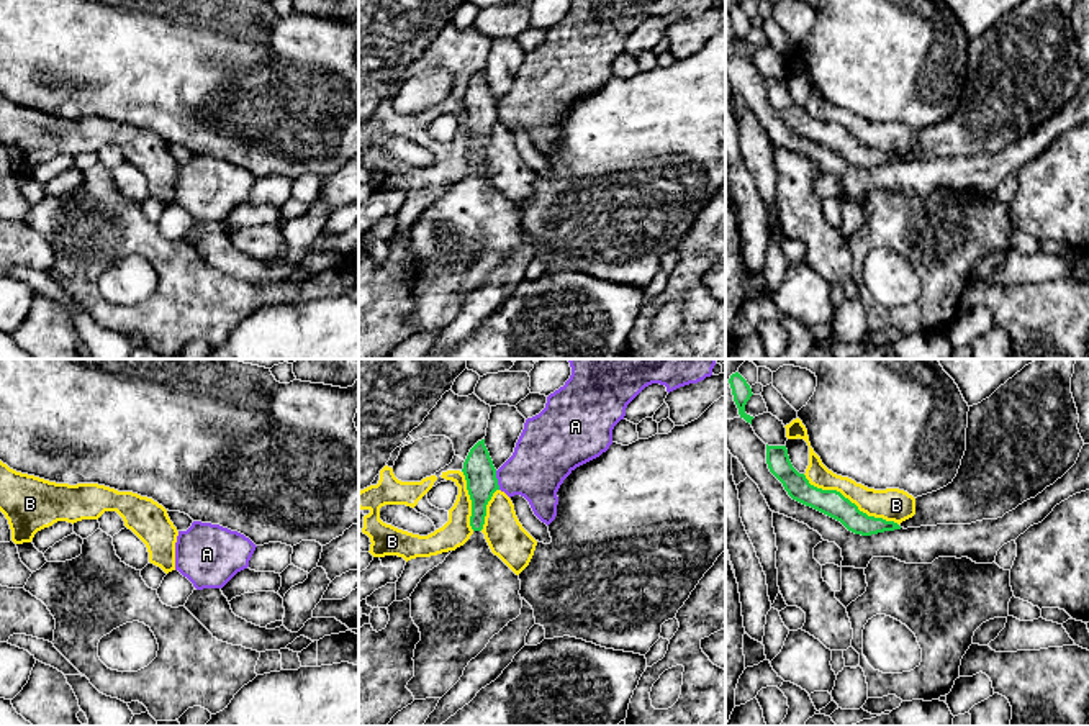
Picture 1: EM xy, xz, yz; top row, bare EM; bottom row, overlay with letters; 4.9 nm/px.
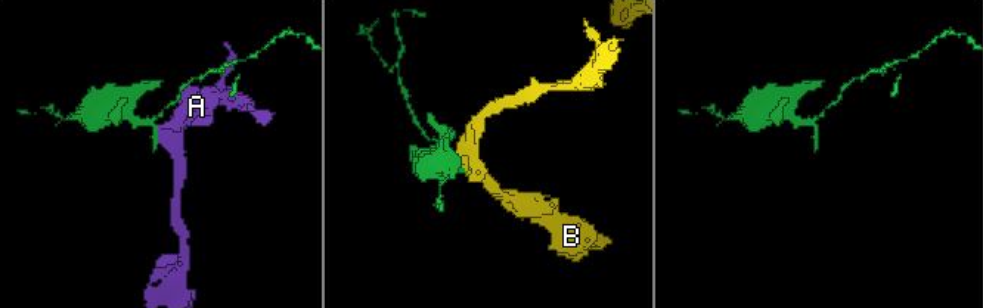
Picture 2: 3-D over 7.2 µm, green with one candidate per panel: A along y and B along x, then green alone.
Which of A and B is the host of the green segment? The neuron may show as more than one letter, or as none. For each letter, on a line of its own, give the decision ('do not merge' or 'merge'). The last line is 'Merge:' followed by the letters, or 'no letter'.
A: do not merge
B: do not merge
Merge: no letter

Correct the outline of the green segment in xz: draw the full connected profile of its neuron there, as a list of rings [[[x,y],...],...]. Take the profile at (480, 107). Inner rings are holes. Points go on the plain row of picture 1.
[[[478,74],[468,85],[462,102],[472,133],[470,172],[452,184],[442,197],[429,203],[411,226],[411,251],[419,261],[421,274],[414,282],[414,310],[406,321],[414,333],[442,331],[463,308],[475,292],[509,254],[521,247],[521,213],[498,188],[481,166],[486,138],[499,123],[496,102],[485,79]]]

